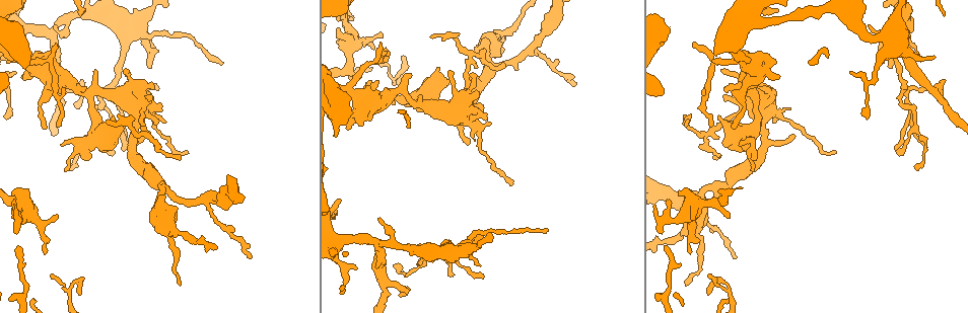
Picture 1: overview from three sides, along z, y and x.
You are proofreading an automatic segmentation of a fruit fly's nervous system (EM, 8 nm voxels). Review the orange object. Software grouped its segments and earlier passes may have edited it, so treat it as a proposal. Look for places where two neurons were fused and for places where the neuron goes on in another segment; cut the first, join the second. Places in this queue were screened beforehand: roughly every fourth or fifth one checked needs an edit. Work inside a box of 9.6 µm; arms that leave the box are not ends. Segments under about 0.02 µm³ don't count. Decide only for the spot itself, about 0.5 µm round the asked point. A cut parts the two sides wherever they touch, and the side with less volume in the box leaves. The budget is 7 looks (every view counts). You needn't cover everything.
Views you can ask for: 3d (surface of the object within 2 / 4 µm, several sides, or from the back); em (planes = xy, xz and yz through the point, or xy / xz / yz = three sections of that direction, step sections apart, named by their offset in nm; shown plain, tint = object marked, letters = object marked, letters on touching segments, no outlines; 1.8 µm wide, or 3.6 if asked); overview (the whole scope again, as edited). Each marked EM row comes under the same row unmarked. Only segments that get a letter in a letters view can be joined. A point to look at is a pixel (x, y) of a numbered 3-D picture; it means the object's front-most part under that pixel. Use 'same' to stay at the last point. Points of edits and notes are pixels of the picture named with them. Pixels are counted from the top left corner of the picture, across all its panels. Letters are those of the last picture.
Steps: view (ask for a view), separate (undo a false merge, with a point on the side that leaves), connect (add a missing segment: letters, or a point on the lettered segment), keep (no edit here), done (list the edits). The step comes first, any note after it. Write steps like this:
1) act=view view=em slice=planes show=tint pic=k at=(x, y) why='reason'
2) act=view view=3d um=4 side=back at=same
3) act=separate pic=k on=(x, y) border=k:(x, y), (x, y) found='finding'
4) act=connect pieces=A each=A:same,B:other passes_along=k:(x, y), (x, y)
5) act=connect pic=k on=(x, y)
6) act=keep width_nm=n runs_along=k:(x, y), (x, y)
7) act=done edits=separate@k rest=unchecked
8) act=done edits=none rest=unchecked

act=view view=em slice=planes show=letters pic=1 at=(571, 85) why='an open end'

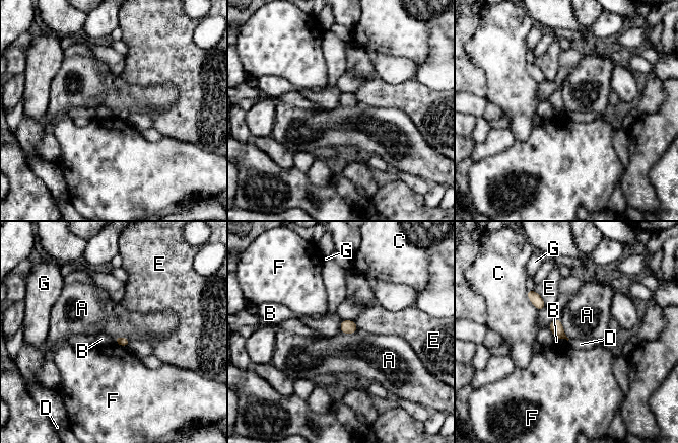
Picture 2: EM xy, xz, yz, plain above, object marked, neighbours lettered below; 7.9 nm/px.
act=keep each=A:other,B:other,C:other,D:other,E:other,F:other,G:other border=2:(558, 318), (564, 334), (569, 339) found='no lettered segment goes on from it'

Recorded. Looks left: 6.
act=view view=em slice=xz step=16 show=tint pic=1 at=(709, 135) why='sharp bend'

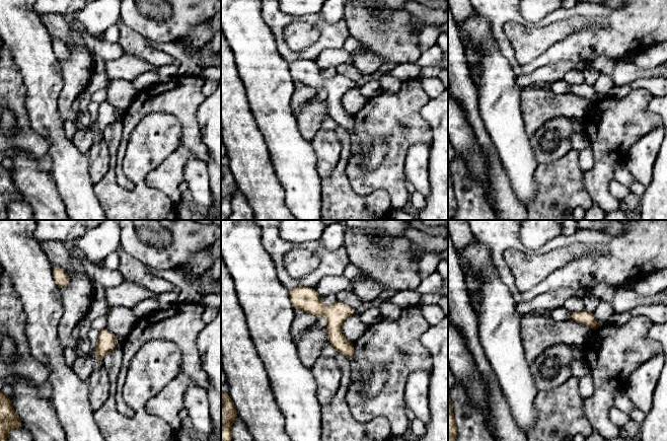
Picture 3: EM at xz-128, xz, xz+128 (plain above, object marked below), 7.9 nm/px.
act=view view=em slice=planes show=letters at=same

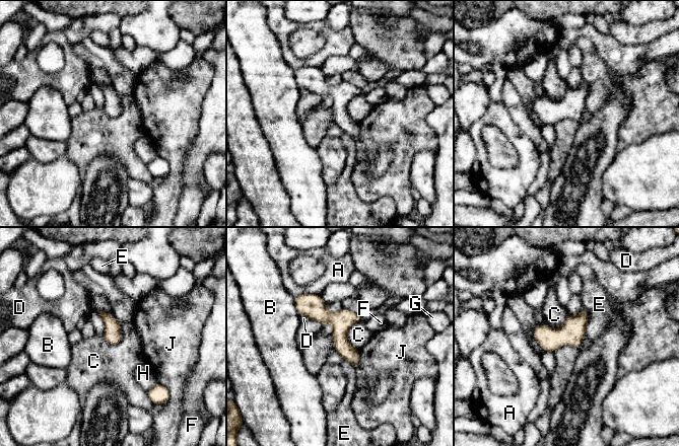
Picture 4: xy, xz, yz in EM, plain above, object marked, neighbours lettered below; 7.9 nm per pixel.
act=keep each=A:other,B:other,C:other,D:other,E:other,F:other,G:other,H:other,J:other border=4:(119, 322), (122, 339), (110, 345) found='continuous, no second neuron'

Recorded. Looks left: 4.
act=view view=em slice=planes show=letters pic=1 at=(11, 194) why='an open end'

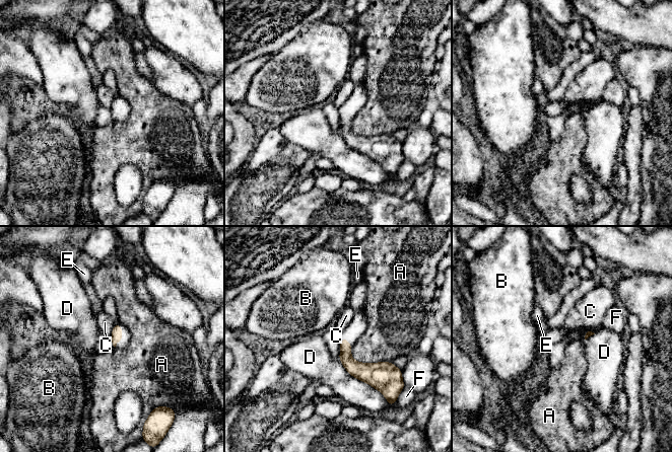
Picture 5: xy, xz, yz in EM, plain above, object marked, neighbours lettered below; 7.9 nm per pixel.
act=keep each=A:other,B:other,C:other,D:other,E:other,F:other border=5:(115, 324), (111, 332) found='no lettered segment goes on from it'

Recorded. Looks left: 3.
act=done edits=none rest=unchecked

